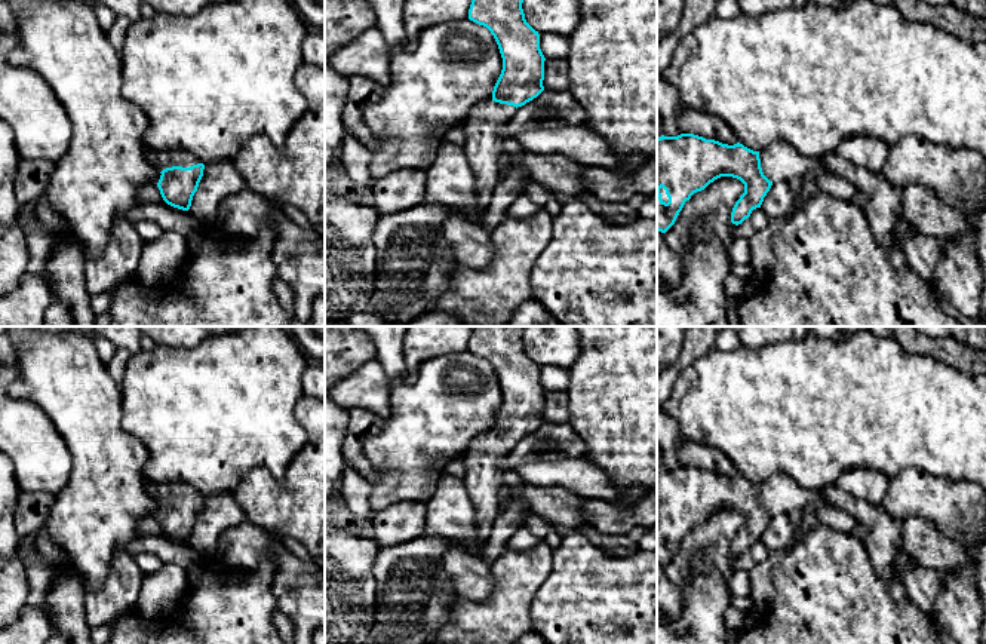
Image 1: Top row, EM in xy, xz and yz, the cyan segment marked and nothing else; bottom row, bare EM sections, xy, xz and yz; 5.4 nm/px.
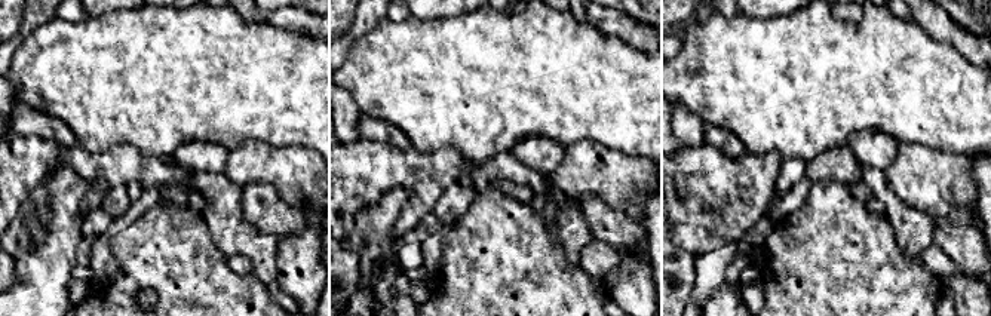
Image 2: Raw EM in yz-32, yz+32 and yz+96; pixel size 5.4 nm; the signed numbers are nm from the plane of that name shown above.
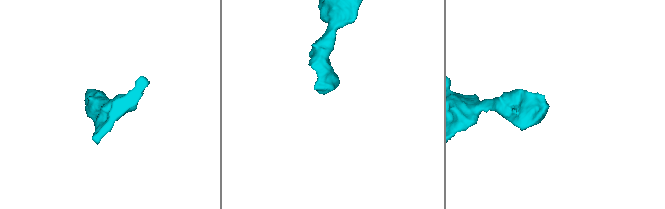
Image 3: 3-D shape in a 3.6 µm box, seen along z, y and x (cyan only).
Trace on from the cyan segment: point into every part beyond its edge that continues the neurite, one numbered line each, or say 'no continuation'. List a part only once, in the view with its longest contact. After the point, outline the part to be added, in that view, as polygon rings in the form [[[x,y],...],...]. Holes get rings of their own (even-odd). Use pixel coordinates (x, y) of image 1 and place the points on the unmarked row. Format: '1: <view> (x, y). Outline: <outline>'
1: xy (165, 491). Outline: [[[148,482],[148,493],[153,499],[156,499],[160,505],[166,500],[182,499],[190,500],[193,497],[200,496],[199,491],[185,482],[165,482],[165,484],[153,484]]]

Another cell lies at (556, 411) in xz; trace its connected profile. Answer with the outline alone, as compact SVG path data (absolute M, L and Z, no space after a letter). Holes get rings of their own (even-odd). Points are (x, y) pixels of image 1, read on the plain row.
M546 392L544 393L544 413L546 423L565 424L569 423L569 396L566 392Z

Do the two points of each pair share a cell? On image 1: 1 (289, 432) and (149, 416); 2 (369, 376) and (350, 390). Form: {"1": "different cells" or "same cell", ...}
{"1": "same cell", "2": "same cell"}

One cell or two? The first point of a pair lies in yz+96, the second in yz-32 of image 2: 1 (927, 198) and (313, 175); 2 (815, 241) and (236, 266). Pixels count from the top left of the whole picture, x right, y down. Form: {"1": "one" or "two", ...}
{"1": "one", "2": "two"}

